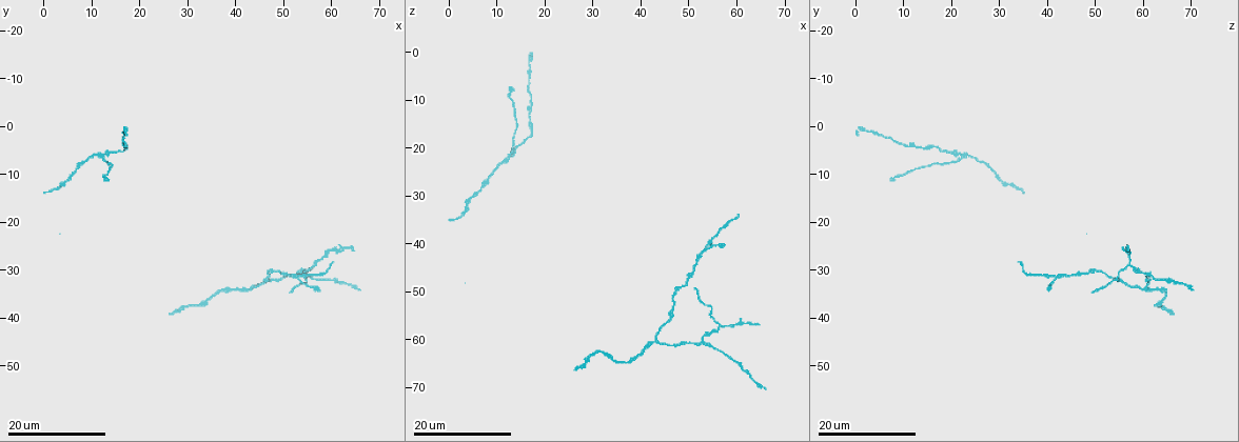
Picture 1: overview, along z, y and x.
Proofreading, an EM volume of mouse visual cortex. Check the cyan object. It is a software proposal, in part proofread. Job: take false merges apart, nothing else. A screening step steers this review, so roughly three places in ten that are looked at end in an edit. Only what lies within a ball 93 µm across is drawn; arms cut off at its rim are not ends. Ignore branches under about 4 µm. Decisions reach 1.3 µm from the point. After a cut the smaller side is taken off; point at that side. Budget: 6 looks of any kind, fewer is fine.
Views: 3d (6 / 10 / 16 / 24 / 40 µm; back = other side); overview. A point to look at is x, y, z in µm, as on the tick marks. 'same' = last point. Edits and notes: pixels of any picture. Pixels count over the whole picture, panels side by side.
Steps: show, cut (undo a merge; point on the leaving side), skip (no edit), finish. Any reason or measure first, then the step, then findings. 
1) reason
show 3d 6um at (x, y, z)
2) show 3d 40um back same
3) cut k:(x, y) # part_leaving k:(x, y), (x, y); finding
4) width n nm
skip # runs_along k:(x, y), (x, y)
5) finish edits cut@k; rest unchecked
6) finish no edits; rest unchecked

show 3d 24um at (57.0, 28.5, 57.0)

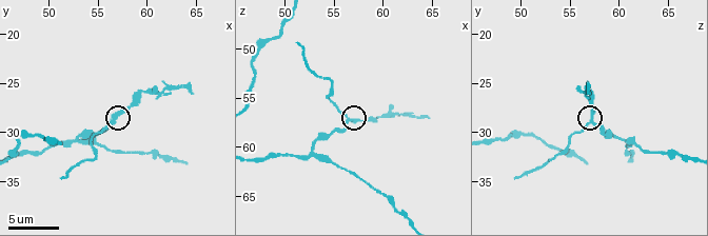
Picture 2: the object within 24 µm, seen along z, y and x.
show 3d 10um at (56.4, 28.8, 57.4)

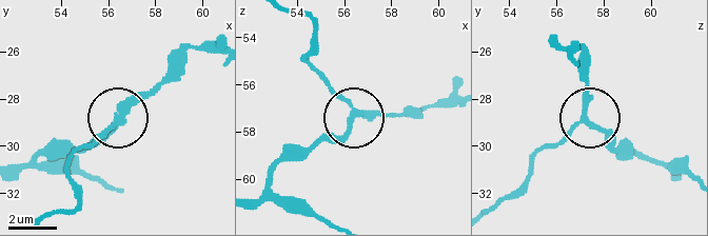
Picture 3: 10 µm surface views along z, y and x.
width 220 nm
cut 3:(332, 87) # part_leaving 3:(352, 111), (303, 59), (315, 28), (303, 17); two cells meet here

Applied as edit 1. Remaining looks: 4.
calibre changes
show 3d 10um at (60.0, 25.6, 56.8)

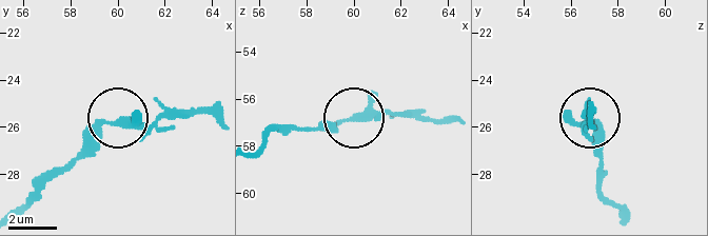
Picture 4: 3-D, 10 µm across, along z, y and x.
closer look
show 3d 6um at (60.3, 25.9, 56.7)

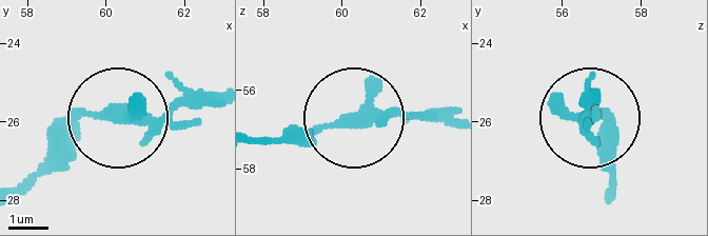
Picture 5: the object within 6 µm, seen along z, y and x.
width 240 nm
cut 5:(215, 103) # part_leaving 5:(165, 117), (213, 100); two cells meet here

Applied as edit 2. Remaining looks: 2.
a fork
show 3d 10um at (52.6, 30.6, 60.2)

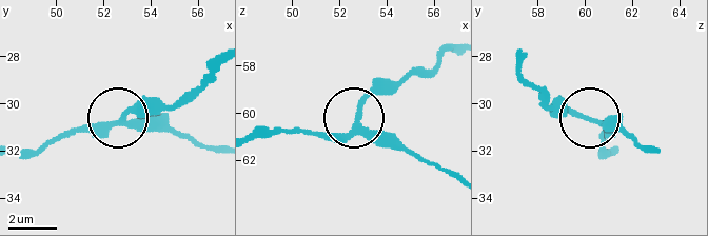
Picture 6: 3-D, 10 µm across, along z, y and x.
skip # runs_along 6:(18, 154), (173, 105); all the same cell

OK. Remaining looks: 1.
finish edits cut@3, cut@5; rest unchecked

